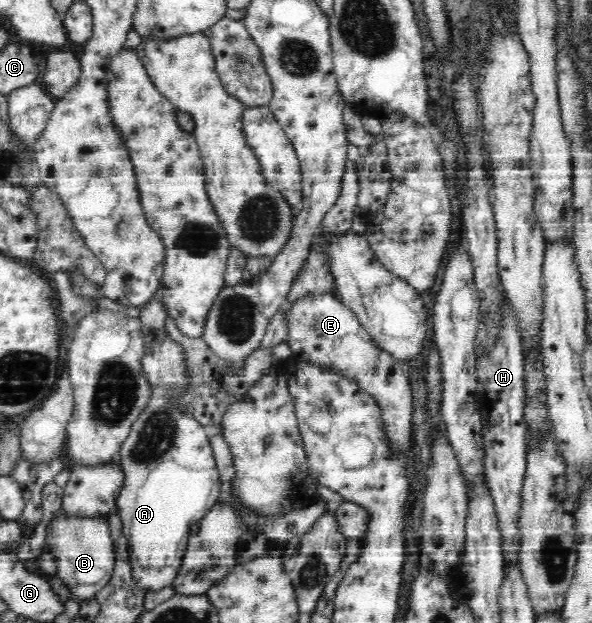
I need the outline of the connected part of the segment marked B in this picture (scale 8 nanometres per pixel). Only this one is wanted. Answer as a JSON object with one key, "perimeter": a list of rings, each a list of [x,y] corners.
{"perimeter":[[[60,506],[45,523],[45,553],[52,557],[57,567],[57,576],[66,586],[92,586],[102,582],[106,576],[112,576],[116,562],[115,542],[107,516],[74,514]]]}

